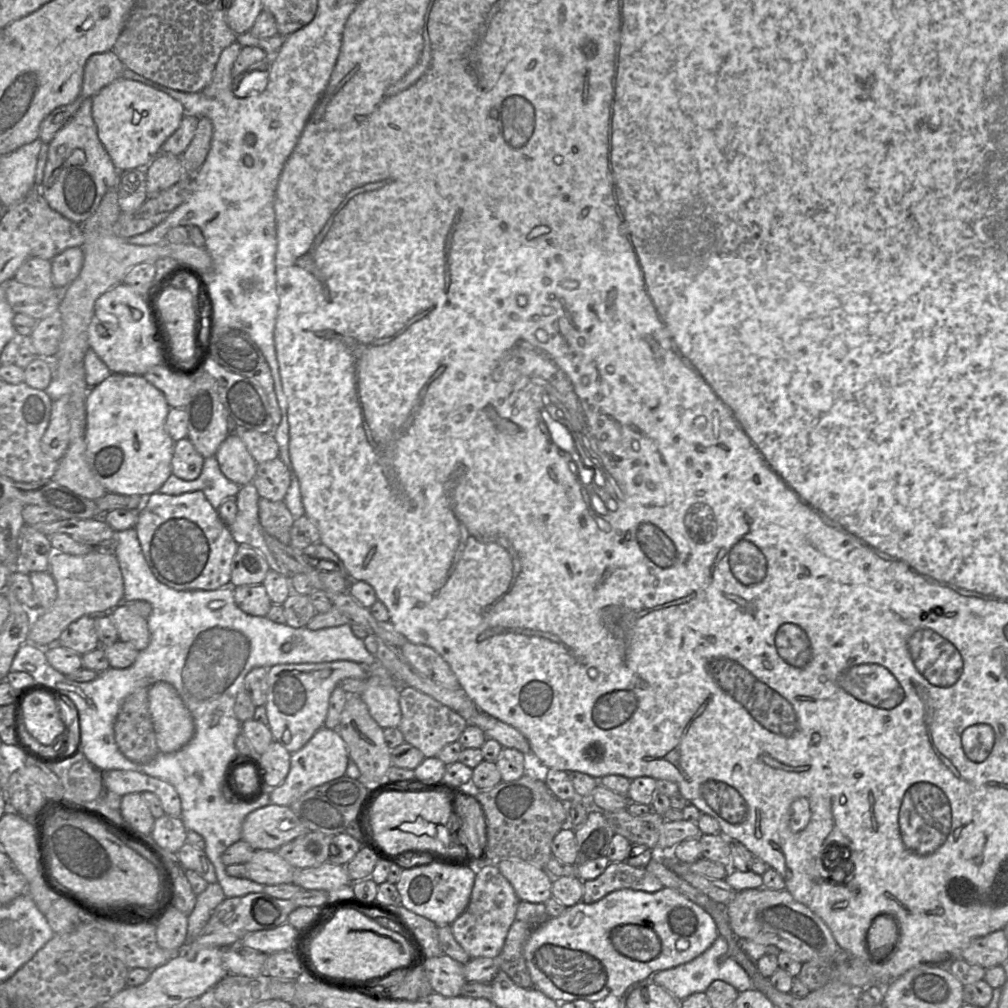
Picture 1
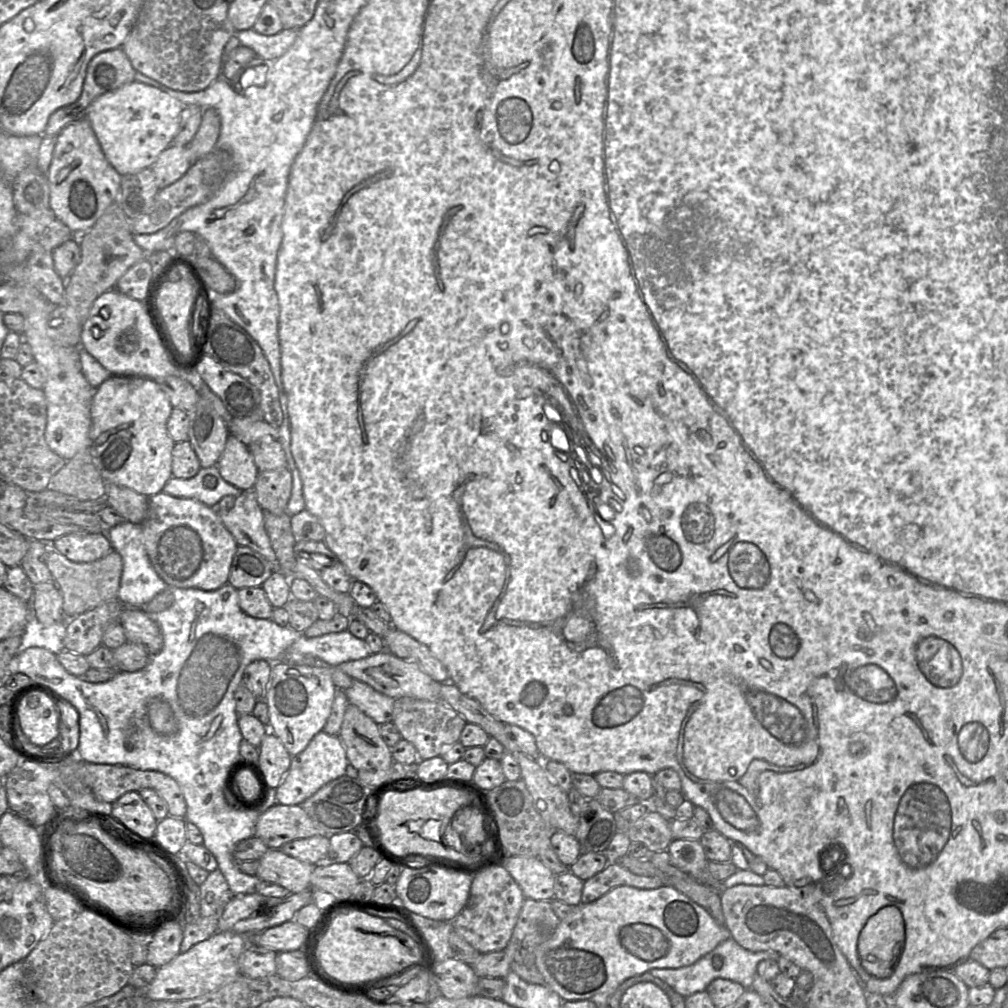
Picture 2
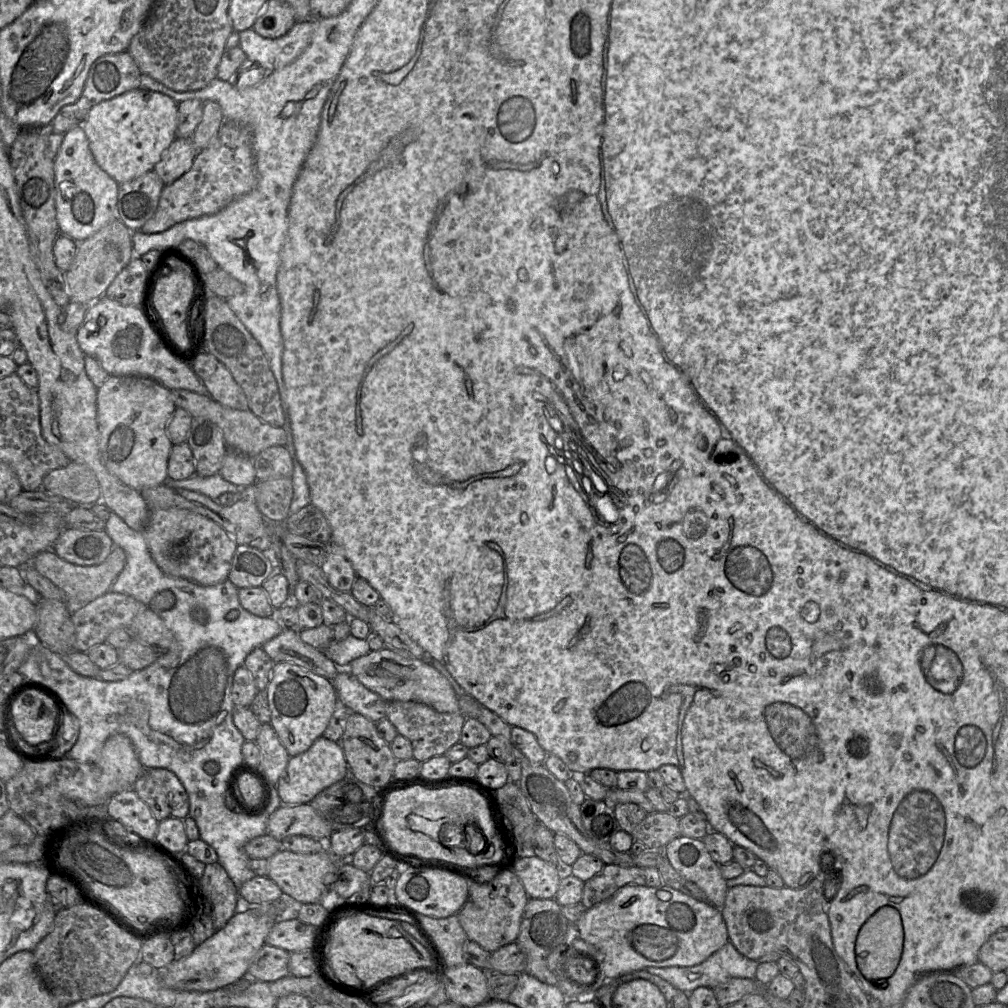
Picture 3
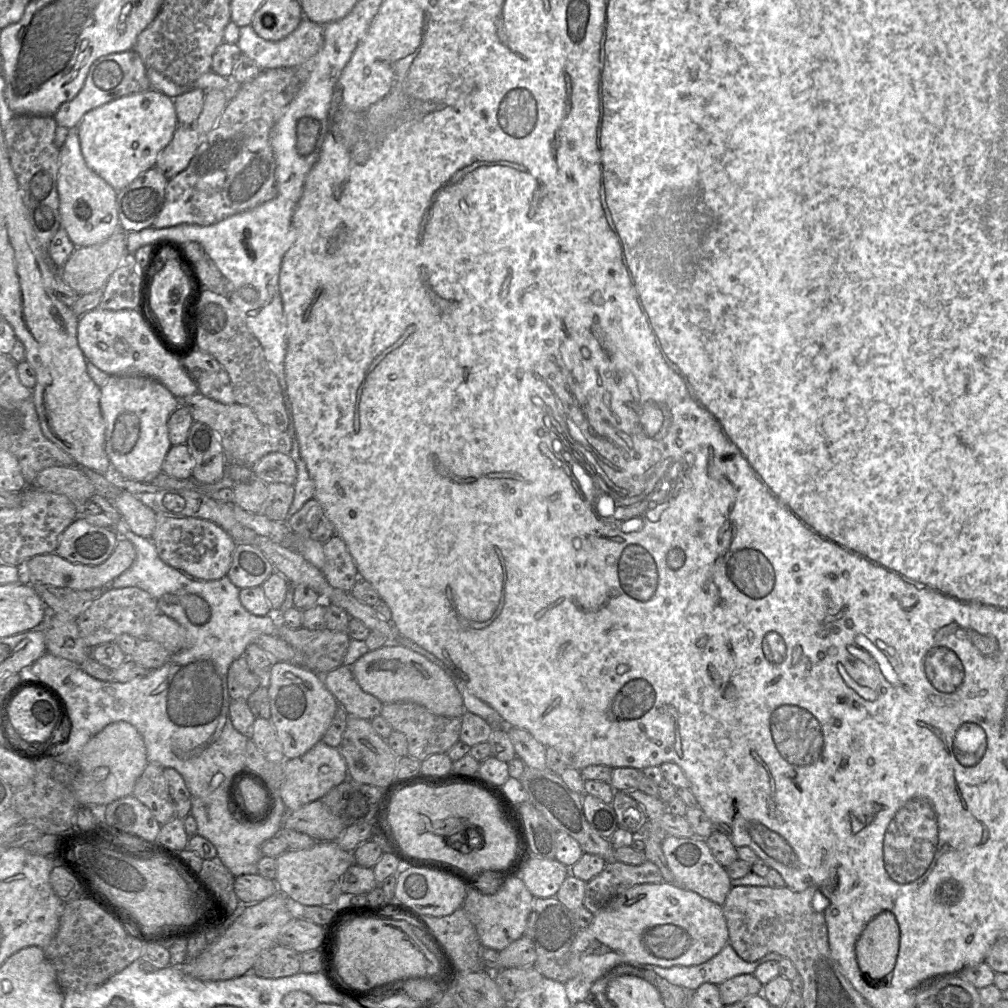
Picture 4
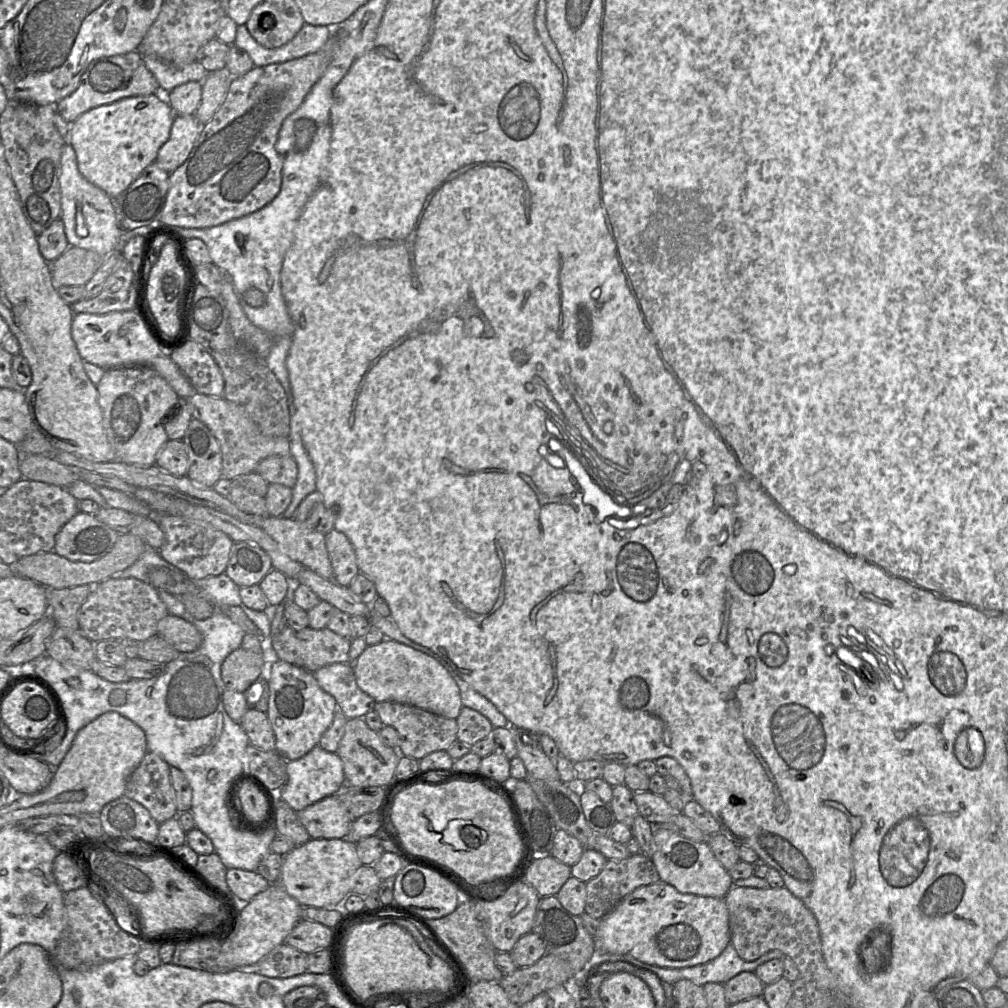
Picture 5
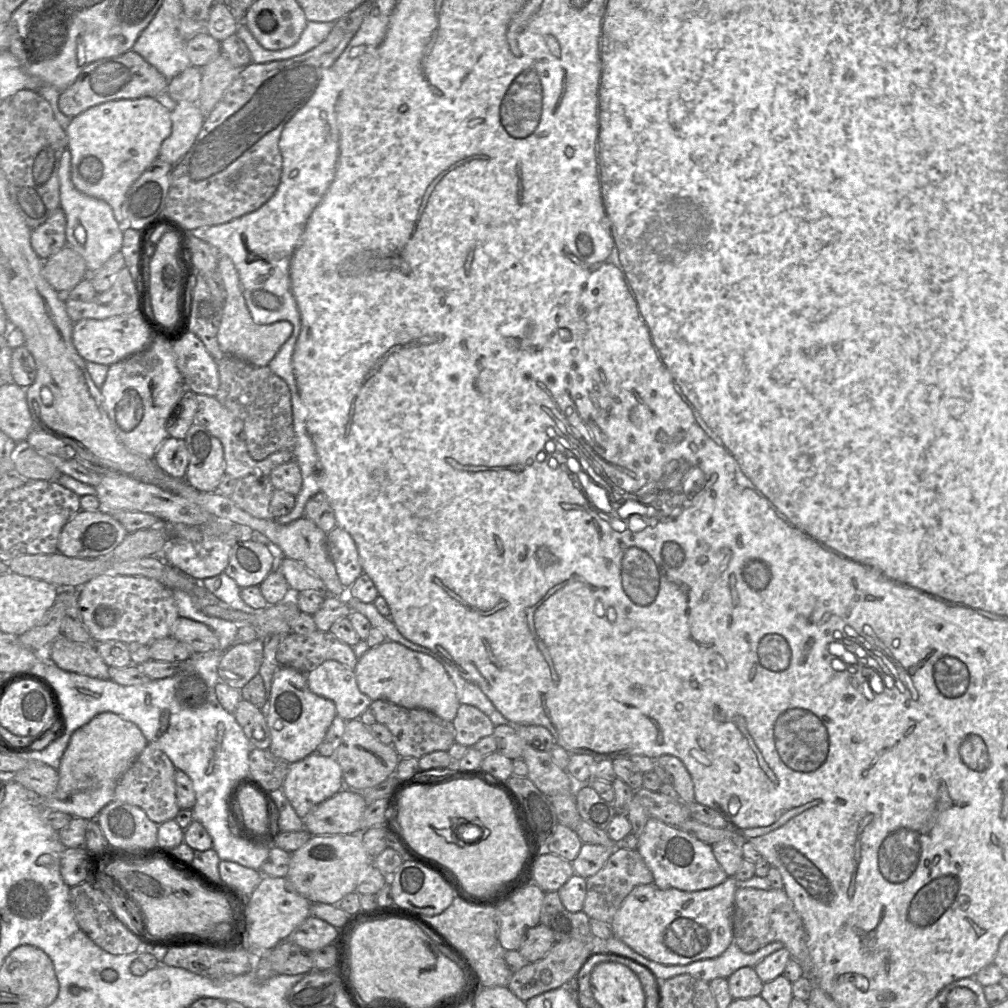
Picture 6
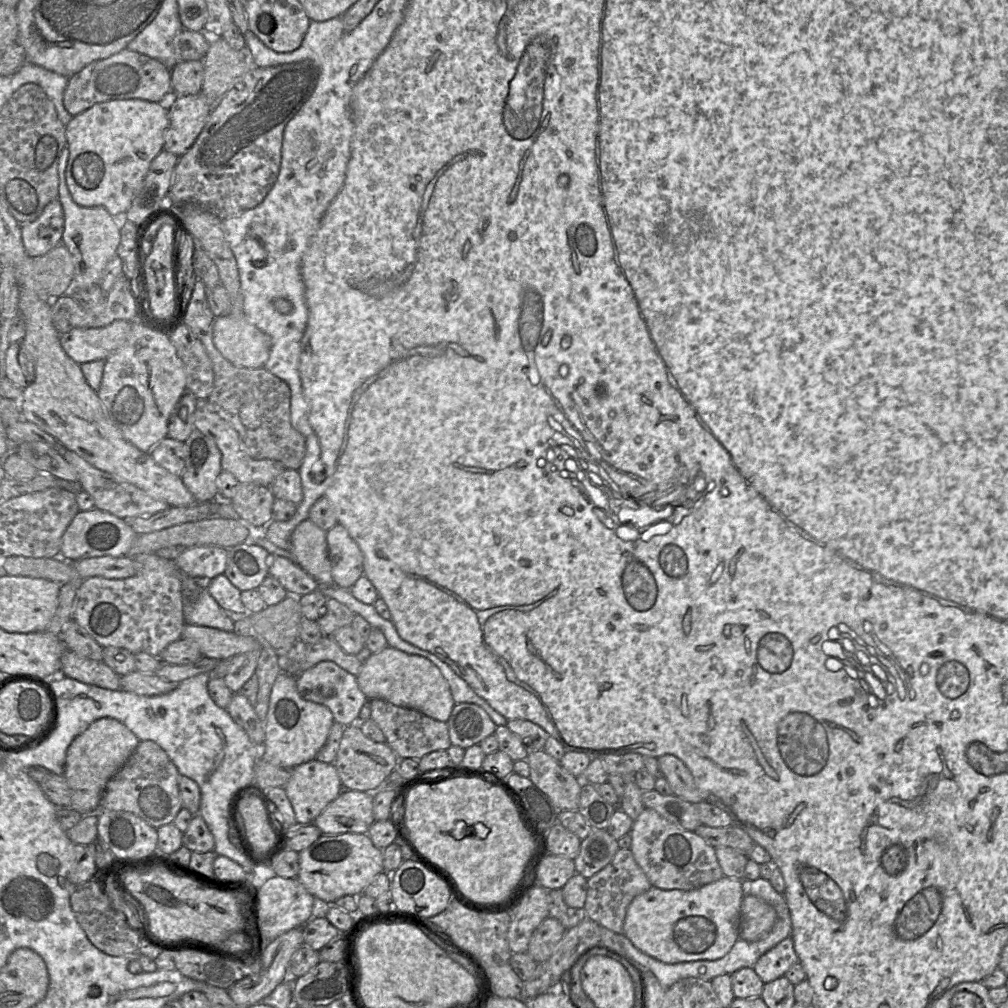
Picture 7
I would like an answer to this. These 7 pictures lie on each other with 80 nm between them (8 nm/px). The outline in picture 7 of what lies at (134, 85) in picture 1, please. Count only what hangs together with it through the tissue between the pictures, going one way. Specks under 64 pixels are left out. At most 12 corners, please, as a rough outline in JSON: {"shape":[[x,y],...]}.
{"shape":[[97,103],[65,129],[66,183],[117,219],[164,150],[168,110]]}

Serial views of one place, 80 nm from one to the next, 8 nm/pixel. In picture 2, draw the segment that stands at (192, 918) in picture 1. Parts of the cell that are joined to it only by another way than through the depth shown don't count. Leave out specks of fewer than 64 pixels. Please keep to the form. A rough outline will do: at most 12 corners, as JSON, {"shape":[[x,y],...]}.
{"shape":[[217,868],[200,885],[200,916],[179,953],[208,939],[234,894]]}

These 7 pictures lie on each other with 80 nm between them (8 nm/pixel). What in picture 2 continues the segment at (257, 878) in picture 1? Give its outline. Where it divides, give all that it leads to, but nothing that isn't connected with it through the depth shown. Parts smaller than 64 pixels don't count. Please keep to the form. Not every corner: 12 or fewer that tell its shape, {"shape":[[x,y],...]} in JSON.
{"shape":[[269,849],[258,862],[260,880],[291,893],[311,888],[314,864]]}

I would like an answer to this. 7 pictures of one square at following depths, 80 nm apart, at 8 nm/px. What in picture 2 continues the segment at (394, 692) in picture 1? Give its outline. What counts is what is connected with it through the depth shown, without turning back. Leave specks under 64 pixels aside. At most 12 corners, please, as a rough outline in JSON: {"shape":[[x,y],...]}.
{"shape":[[357,679],[344,692],[377,724],[392,722],[394,698]]}

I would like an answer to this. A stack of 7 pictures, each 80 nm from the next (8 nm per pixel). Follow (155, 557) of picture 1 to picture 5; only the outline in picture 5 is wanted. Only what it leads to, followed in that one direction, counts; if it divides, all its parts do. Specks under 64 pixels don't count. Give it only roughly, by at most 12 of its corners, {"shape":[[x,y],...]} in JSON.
{"shape":[[160,514],[160,556],[189,579],[225,573],[234,541]]}

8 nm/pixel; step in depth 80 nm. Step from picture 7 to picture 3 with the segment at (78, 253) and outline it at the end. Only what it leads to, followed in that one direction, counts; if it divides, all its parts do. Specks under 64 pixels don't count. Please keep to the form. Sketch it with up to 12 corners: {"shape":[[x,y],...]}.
{"shape":[[82,125],[54,158],[60,233],[79,243],[118,218],[120,184]]}

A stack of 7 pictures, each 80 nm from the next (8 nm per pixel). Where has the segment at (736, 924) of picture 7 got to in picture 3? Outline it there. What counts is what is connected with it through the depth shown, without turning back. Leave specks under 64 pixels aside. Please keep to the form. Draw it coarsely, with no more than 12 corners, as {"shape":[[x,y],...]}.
{"shape":[[626,885],[549,956],[567,999],[729,941],[721,910]]}

